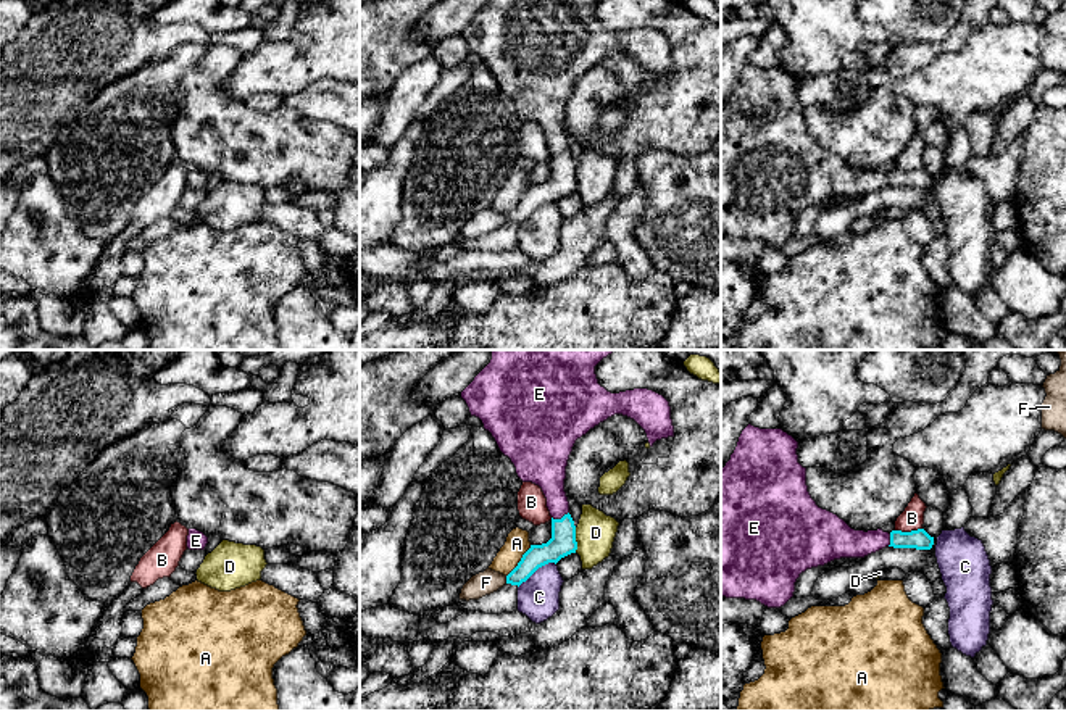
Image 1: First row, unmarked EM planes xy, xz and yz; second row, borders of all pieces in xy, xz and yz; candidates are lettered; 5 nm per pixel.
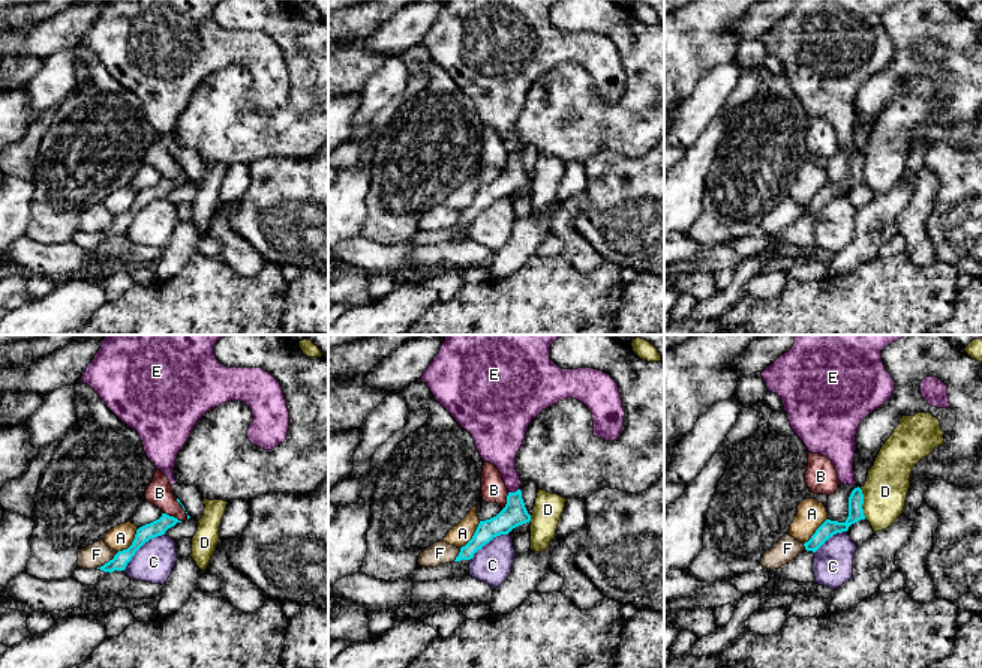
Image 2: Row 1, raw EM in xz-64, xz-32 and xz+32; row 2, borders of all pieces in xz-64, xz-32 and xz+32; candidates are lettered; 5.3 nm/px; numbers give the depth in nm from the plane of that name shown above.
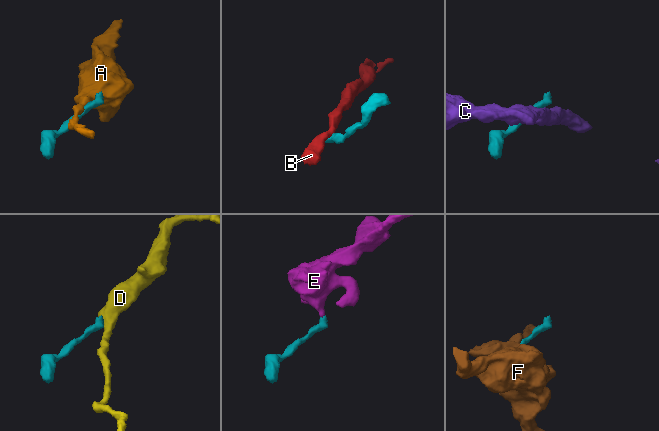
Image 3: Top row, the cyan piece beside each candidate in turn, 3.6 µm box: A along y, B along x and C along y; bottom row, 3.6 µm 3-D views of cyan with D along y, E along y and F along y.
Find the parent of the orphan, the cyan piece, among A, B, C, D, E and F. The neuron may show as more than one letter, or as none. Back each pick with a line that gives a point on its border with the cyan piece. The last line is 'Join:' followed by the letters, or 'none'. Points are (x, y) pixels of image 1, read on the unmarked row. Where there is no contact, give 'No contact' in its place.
E: Touches cyan at xz (562, 157)
Join: E

